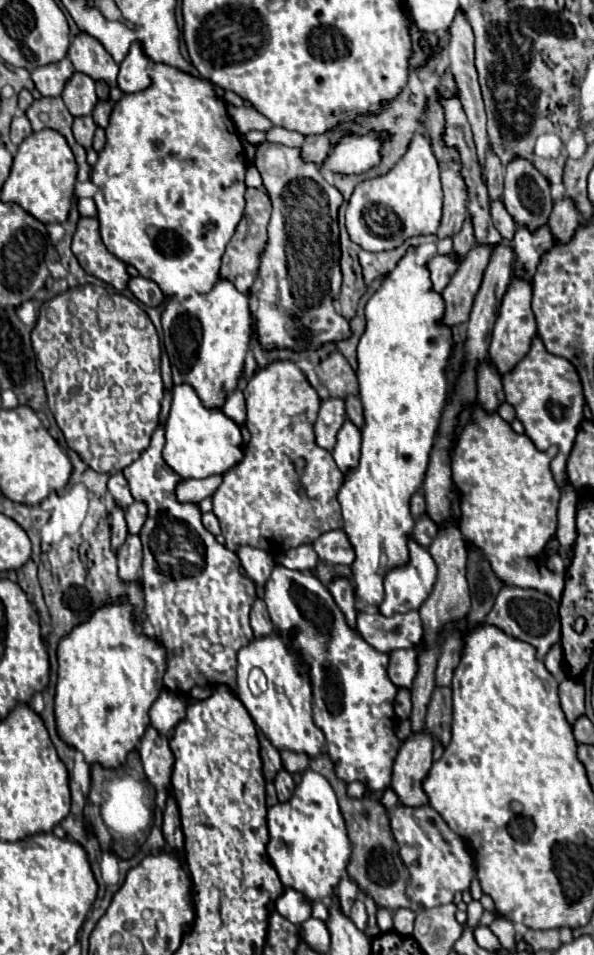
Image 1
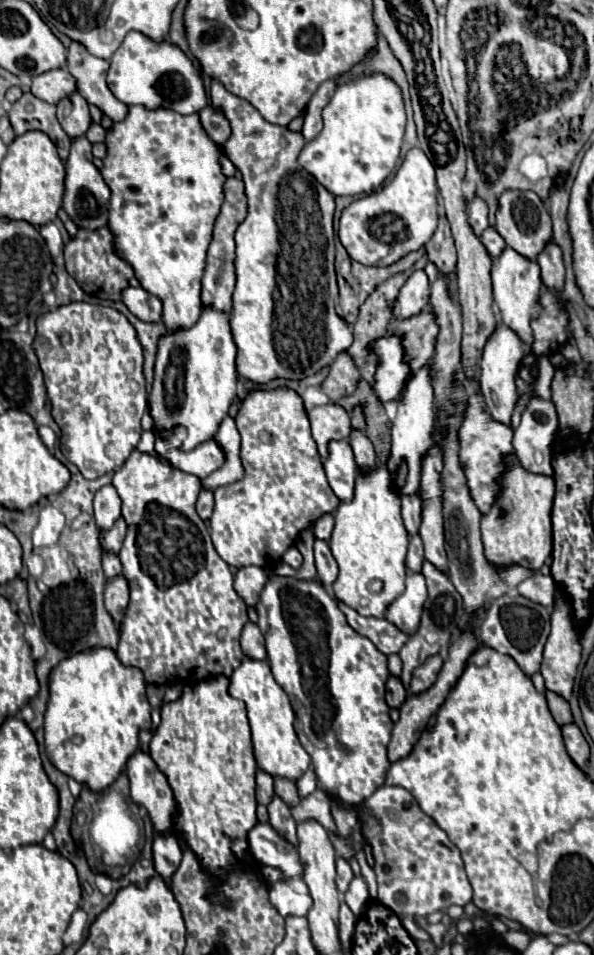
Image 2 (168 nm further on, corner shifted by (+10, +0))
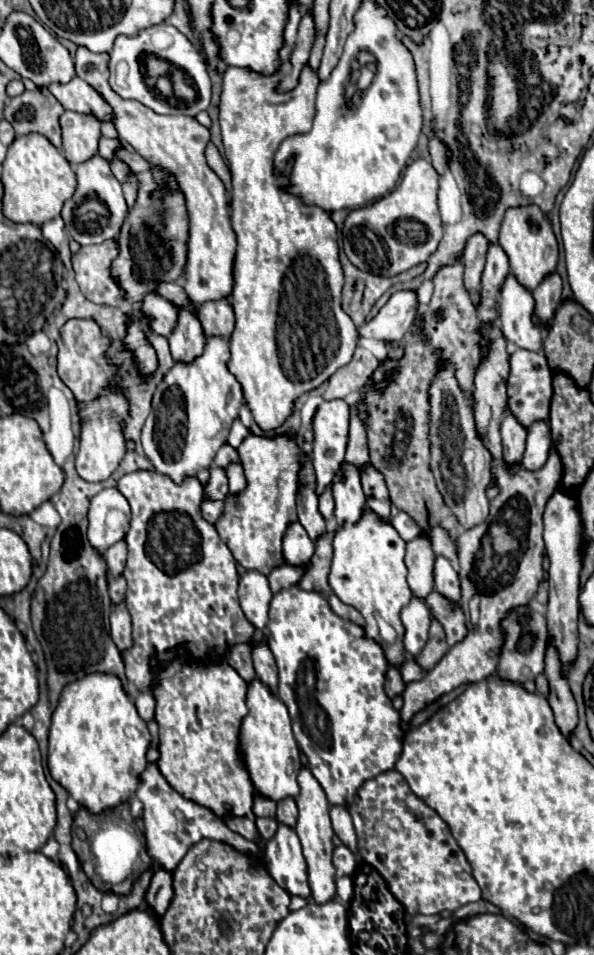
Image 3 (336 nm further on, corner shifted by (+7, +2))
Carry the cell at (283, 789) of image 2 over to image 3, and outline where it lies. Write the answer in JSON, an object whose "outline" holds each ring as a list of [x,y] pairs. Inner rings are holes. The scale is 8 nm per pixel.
{"outline":[[[288,796],[288,798],[278,802],[278,814],[276,814],[278,822],[284,820],[284,824],[296,826],[296,816],[298,816],[298,808],[296,808],[296,800],[294,798]]]}

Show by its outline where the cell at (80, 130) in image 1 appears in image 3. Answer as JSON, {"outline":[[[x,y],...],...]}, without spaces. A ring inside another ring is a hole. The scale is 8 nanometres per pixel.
{"outline":[[[94,154],[94,156],[88,158],[86,162],[76,164],[76,178],[78,178],[76,192],[74,192],[74,196],[64,204],[64,210],[62,210],[62,218],[64,218],[64,222],[66,222],[66,230],[68,230],[70,236],[72,236],[78,244],[82,244],[82,246],[86,246],[86,244],[100,244],[100,242],[104,242],[104,240],[108,240],[108,238],[116,238],[118,232],[120,232],[120,226],[122,226],[122,222],[124,222],[124,218],[126,218],[128,206],[126,206],[126,200],[124,200],[124,194],[122,194],[122,186],[120,186],[120,182],[114,178],[114,174],[110,172],[108,162],[106,162],[100,154]],[[88,198],[96,198],[96,200],[100,200],[100,202],[108,208],[108,214],[106,214],[106,216],[100,216],[100,218],[96,220],[98,226],[92,228],[94,232],[90,232],[90,230],[76,230],[76,226],[74,226],[74,208],[76,208],[80,202],[88,200]]]}

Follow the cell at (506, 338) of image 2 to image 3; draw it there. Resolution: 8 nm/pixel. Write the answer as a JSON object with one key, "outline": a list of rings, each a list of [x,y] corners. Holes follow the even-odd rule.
{"outline":[[[506,408],[504,412],[500,432],[504,444],[504,460],[508,460],[508,464],[520,464],[520,456],[524,454],[526,428],[518,422],[518,418],[510,412],[510,408]]]}

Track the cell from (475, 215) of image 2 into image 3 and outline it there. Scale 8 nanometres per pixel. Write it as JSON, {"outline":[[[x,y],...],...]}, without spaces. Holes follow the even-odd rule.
{"outline":[[[476,232],[466,242],[462,260],[464,260],[464,284],[470,294],[480,292],[480,276],[484,270],[486,248],[488,248],[488,238],[482,232]]]}

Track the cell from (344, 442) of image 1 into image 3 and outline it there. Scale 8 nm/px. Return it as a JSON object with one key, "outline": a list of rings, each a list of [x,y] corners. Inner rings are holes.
{"outline":[[[342,462],[336,478],[332,482],[332,494],[336,500],[336,510],[334,516],[338,524],[344,522],[356,522],[360,518],[360,508],[364,508],[364,492],[360,486],[360,470],[350,464]]]}

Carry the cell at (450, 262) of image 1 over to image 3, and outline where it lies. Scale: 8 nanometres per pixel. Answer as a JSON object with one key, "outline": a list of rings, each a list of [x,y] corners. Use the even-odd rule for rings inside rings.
{"outline":[[[400,290],[390,296],[390,300],[380,308],[378,316],[360,328],[360,336],[382,340],[382,342],[402,342],[406,330],[412,326],[418,314],[418,296],[414,290]]]}

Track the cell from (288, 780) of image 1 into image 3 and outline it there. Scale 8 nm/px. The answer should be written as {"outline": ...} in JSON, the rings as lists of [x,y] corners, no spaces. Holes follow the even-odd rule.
{"outline":[[[278,822],[274,838],[264,846],[264,866],[286,892],[310,898],[306,862],[294,828]]]}

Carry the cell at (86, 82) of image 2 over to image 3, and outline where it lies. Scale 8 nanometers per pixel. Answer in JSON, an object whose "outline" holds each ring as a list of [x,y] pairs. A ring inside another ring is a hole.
{"outline":[[[80,46],[74,56],[76,64],[76,74],[86,80],[112,108],[112,122],[120,134],[142,158],[150,160],[152,164],[160,164],[160,168],[168,168],[168,172],[176,172],[180,176],[180,186],[184,188],[186,196],[186,208],[188,208],[188,218],[190,218],[190,234],[188,234],[188,262],[186,262],[186,276],[184,276],[184,290],[188,298],[194,304],[204,304],[208,300],[218,300],[224,298],[232,292],[232,264],[234,264],[234,252],[236,252],[236,238],[230,226],[230,208],[228,208],[228,198],[224,184],[220,178],[208,168],[206,158],[204,158],[204,148],[210,142],[210,132],[202,124],[198,124],[190,116],[160,116],[146,108],[144,104],[136,100],[122,100],[112,92],[108,86],[108,54],[94,54],[88,48]]]}

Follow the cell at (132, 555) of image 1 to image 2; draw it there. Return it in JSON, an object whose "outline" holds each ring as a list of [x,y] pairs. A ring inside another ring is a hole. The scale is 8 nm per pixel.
{"outline":[[[117,576],[115,580],[107,582],[107,588],[105,588],[105,608],[109,610],[109,614],[111,614],[113,622],[117,622],[117,626],[123,620],[127,604],[129,604],[129,586],[123,576]]]}

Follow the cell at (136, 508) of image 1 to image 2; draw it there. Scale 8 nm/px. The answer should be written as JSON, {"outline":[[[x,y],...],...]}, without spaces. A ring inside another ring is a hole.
{"outline":[[[121,518],[121,520],[115,522],[115,526],[109,532],[105,532],[105,536],[103,536],[105,550],[113,550],[113,554],[117,554],[119,548],[121,548],[121,542],[125,540],[125,532],[127,532],[127,524]]]}

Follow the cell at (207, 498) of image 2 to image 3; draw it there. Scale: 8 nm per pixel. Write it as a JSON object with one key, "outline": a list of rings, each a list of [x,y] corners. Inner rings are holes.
{"outline":[[[210,468],[210,478],[204,486],[204,498],[206,500],[224,500],[228,494],[228,480],[224,476],[222,468]]]}

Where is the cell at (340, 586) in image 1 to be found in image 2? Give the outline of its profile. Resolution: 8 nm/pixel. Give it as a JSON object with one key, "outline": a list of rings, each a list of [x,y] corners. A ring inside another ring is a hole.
{"outline":[[[315,538],[313,552],[315,552],[315,564],[323,586],[331,586],[337,578],[337,562],[329,550],[329,542],[321,542],[319,538]]]}

